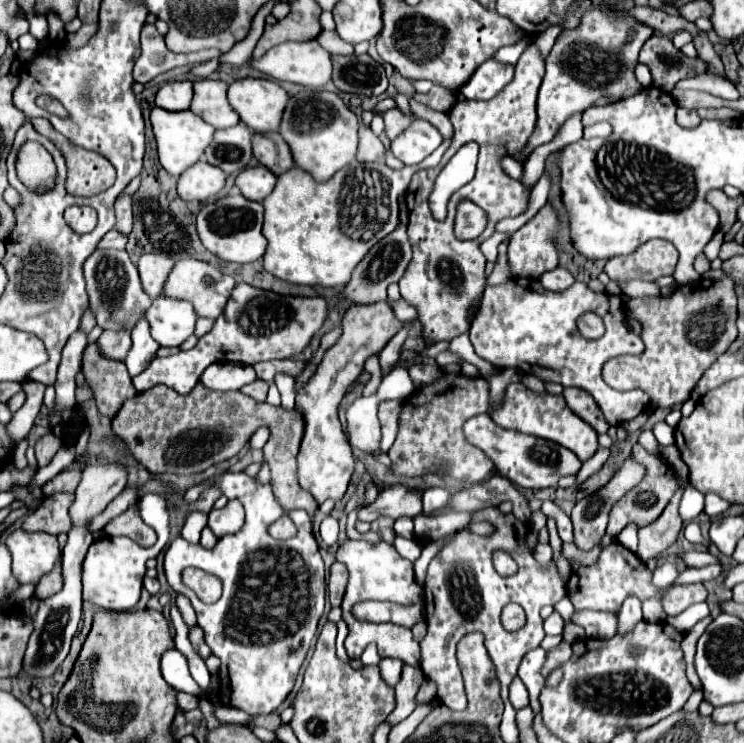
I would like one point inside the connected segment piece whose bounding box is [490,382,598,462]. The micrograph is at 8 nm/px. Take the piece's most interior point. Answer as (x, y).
(547, 416)

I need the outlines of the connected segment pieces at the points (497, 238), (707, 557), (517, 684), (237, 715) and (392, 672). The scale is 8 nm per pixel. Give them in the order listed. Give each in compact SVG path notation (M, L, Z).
M494 232L488 240L484 240L482 244L480 244L480 250L482 250L482 254L488 258L488 262L496 262L496 254L498 254L498 244L500 242L504 242L504 240L508 240L510 238L510 234L502 234L502 232Z
M684 552L678 554L678 558L688 566L688 568L700 568L700 566L708 566L708 564L718 564L720 560L716 556L712 556L710 552Z
M516 676L516 678L512 680L512 684L510 684L510 702L514 704L516 710L528 704L528 690L526 690L524 682L522 682L518 676Z
M216 704L216 718L220 718L222 722L234 722L234 724L248 724L250 716L242 710L236 710L232 706L224 706L224 704Z
M382 658L380 664L380 676L386 684L390 686L396 686L400 681L400 674L402 674L402 662L400 660L390 660L390 658Z

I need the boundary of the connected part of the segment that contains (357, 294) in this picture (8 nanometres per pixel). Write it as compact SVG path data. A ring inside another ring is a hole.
M398 226L394 232L390 232L390 236L382 238L378 244L374 244L374 248L370 248L368 254L354 268L352 278L348 280L348 284L342 290L344 306L350 306L350 304L374 304L374 302L386 300L388 284L398 282L402 278L402 274L408 268L410 260L412 260L412 248L410 248L410 242L408 242L406 226Z

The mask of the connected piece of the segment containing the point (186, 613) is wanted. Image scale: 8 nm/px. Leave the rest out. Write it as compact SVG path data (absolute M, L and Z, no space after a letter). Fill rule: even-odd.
M178 594L178 596L176 596L176 604L178 604L178 608L180 608L180 612L182 612L184 620L186 620L186 624L188 624L188 626L190 626L190 624L196 624L196 614L194 614L194 608L192 608L190 600L188 600L186 596Z

